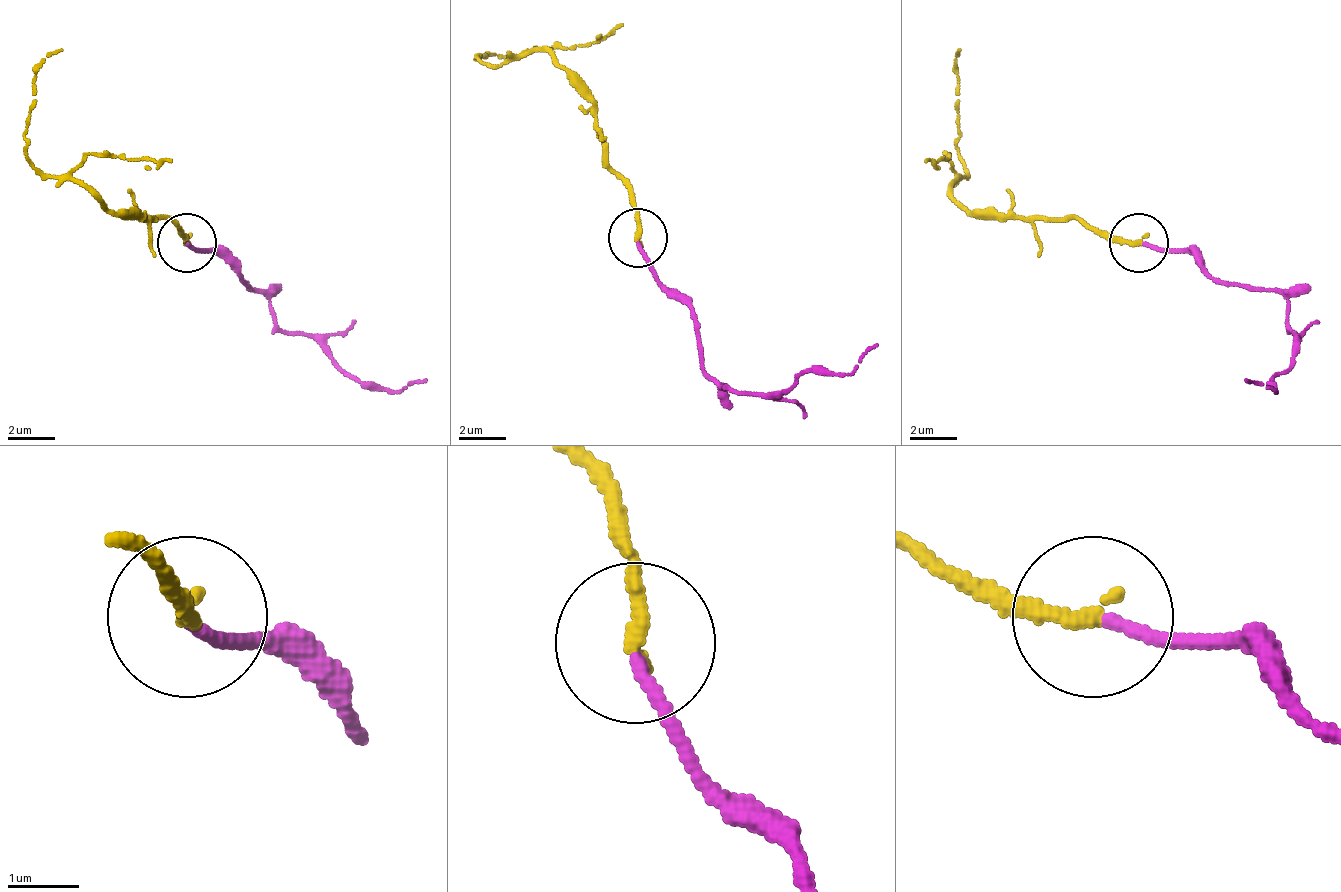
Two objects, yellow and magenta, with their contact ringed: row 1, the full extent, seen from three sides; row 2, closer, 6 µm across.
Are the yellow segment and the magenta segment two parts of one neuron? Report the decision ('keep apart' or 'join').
join

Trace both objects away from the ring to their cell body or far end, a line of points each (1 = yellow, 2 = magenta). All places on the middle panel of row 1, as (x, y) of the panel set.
1: (636, 236), (636, 207), (618, 177), (595, 100), (541, 53), (494, 64), (476, 59), (512, 59)
2: (636, 242), (695, 313), (701, 373), (713, 384), (784, 390), (802, 373), (849, 373), (879, 343)

